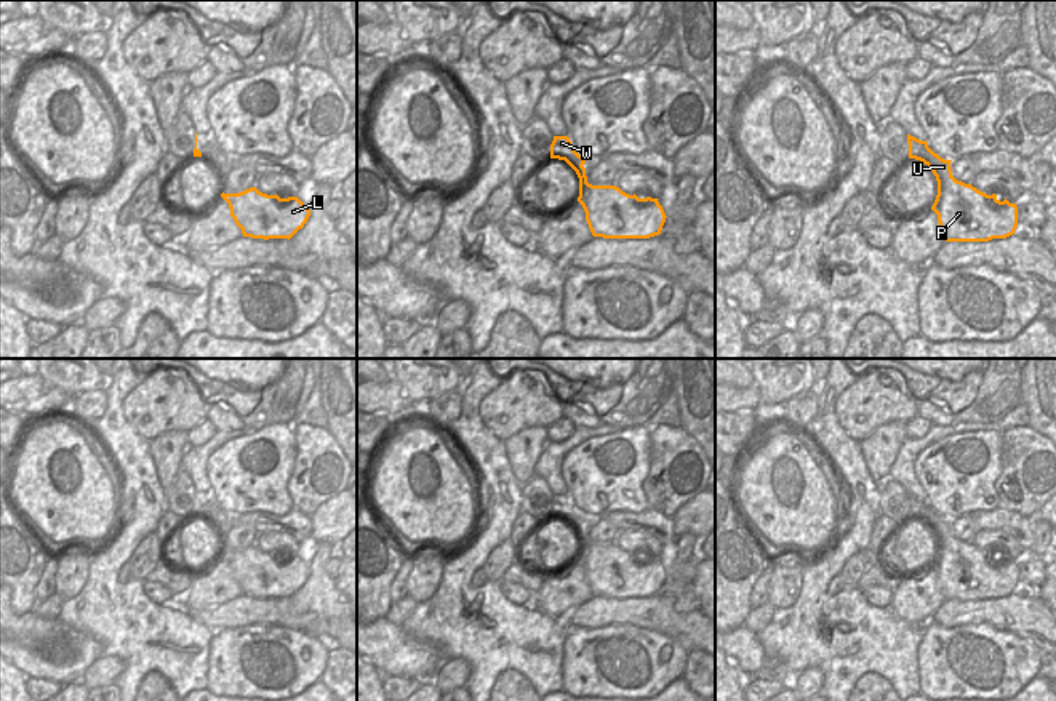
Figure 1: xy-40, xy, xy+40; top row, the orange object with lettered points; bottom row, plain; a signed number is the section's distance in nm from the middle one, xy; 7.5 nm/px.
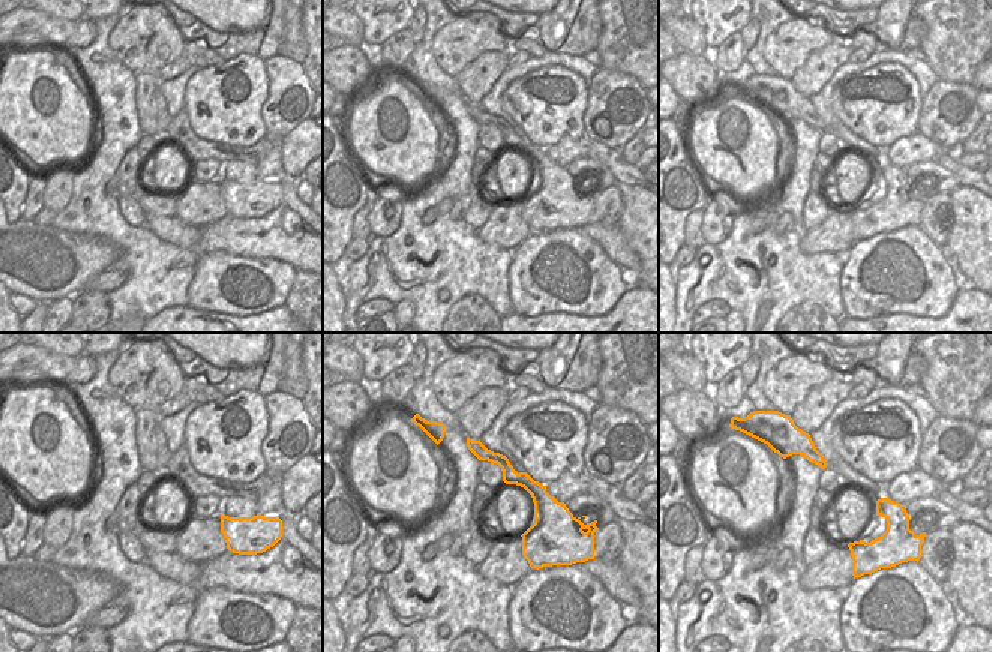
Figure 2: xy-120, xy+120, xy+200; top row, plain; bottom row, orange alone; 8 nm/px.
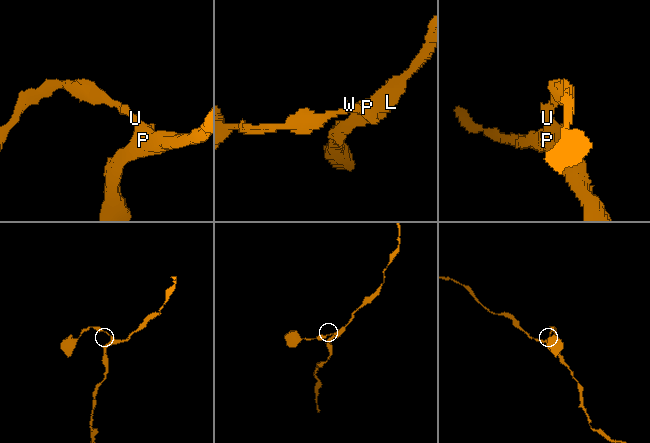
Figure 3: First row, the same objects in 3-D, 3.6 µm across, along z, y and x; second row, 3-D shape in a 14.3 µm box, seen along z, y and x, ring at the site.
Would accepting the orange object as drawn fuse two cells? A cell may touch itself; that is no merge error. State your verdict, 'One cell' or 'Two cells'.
One cell

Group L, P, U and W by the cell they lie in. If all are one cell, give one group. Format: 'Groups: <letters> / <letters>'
Groups: L P U W

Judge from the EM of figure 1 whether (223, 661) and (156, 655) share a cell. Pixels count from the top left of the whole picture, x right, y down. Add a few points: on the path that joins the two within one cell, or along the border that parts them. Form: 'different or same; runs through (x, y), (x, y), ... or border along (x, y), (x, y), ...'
different; border along (215, 631), (210, 640), (207, 684)

